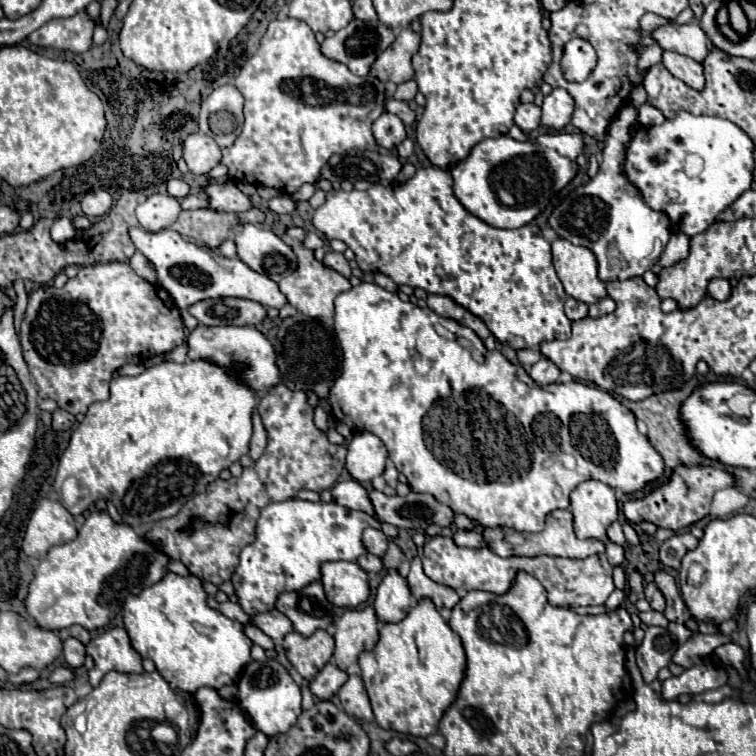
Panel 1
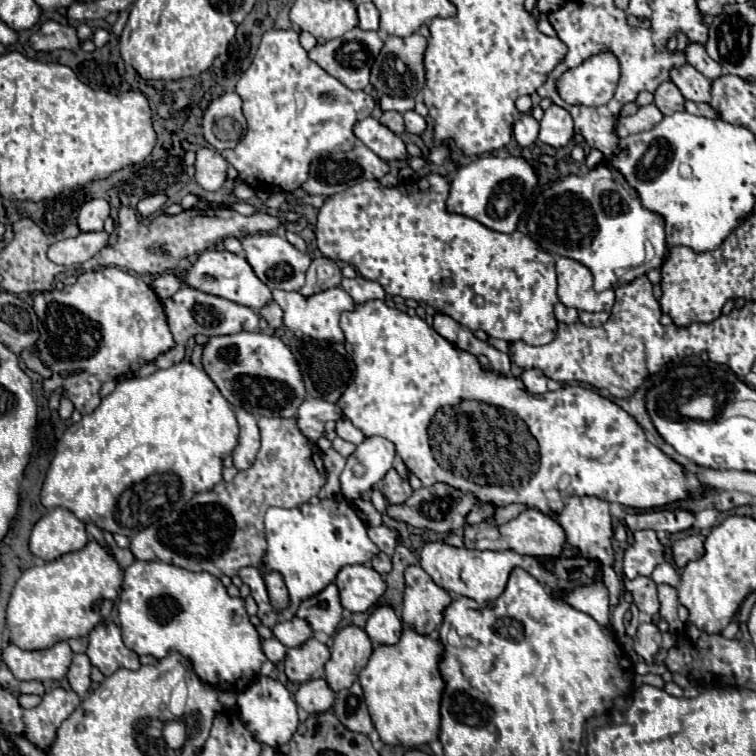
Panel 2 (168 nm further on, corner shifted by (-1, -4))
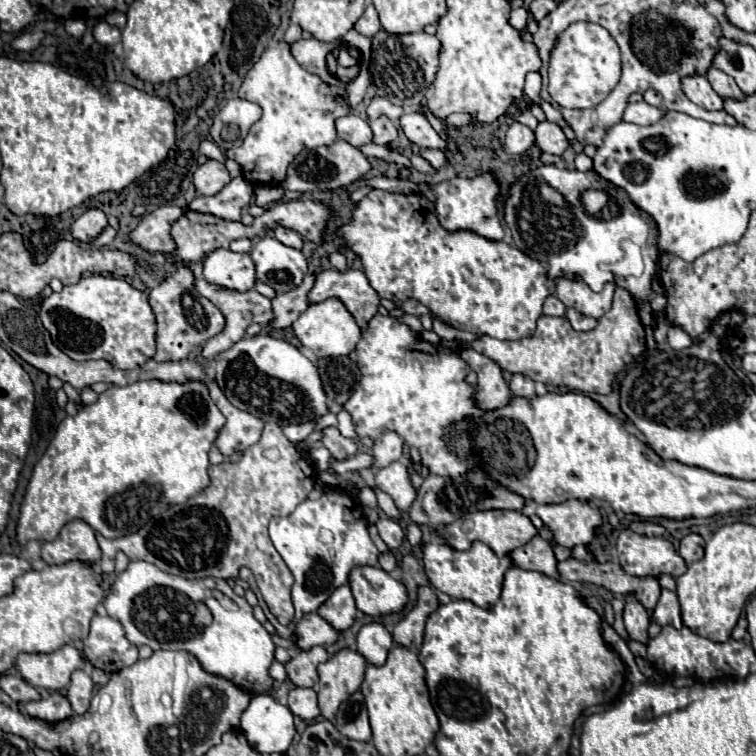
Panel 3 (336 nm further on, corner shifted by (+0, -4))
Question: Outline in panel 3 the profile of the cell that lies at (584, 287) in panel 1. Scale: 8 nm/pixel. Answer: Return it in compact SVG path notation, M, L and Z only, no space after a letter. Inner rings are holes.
M560 277L556 281L556 297L566 305L574 307L584 315L600 319L610 307L612 307L612 295L614 295L616 285L608 283L600 293L594 293L588 289L588 285L580 279L568 279Z

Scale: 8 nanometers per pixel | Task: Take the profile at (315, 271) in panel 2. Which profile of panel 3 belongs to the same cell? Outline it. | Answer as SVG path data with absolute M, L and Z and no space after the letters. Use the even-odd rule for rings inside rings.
M308 273L300 287L288 293L278 293L276 299L272 299L272 309L276 309L276 321L272 323L272 327L286 329L296 321L300 313L306 311L310 303L308 293L314 287L314 283L316 283L316 273Z

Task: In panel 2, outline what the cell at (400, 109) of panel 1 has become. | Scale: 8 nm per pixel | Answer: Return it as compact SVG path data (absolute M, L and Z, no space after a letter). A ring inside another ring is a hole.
M385 111L385 113L381 115L379 123L381 123L381 125L385 125L387 129L391 129L391 131L393 131L393 133L397 133L397 135L401 135L401 133L405 131L403 115L401 115L401 113L397 113L397 111Z

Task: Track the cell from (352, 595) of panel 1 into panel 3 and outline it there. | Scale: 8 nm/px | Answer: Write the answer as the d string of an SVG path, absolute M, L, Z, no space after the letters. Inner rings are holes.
M356 567L348 581L356 607L366 615L386 615L400 611L406 601L406 587L380 567Z

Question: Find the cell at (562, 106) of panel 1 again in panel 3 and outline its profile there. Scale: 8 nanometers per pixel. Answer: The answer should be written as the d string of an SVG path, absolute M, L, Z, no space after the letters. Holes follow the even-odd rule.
M542 121L538 123L536 131L536 145L544 151L544 153L552 153L552 155L562 155L568 149L568 139L564 135L564 131L560 129L560 125L552 123L552 121Z

